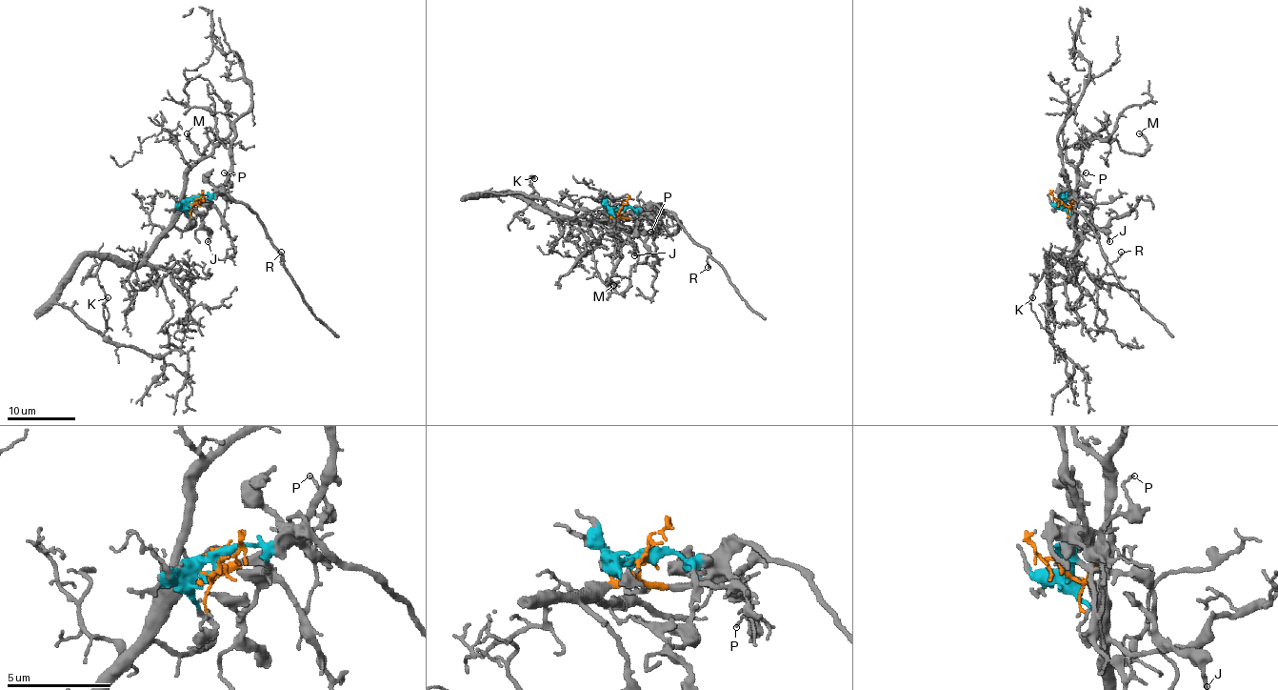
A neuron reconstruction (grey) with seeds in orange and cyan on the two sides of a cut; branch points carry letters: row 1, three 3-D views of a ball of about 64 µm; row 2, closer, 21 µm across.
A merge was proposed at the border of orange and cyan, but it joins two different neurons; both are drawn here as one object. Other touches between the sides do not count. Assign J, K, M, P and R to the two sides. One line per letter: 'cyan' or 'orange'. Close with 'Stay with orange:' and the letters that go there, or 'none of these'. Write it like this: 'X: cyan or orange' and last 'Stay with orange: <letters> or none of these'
J: cyan
K: orange
M: orange
P: cyan
R: cyan
Stay with orange: K, M

